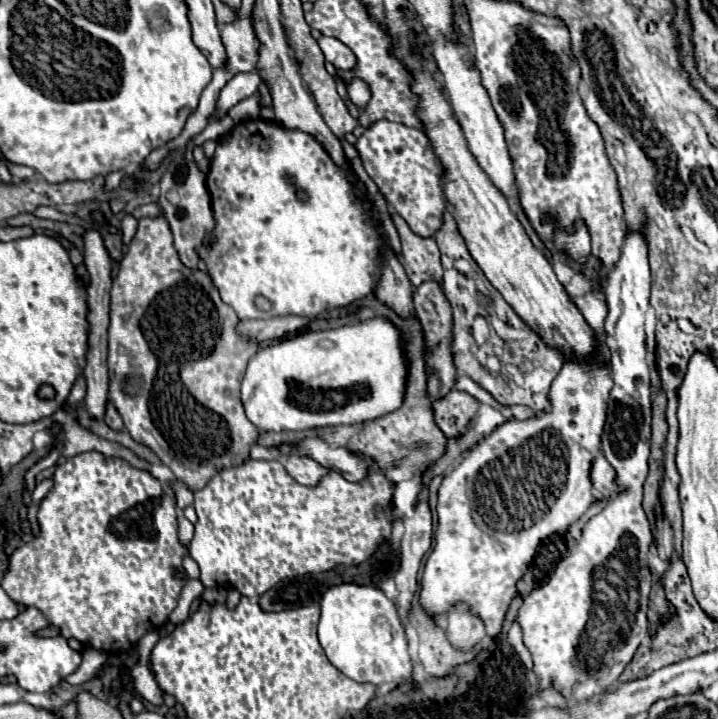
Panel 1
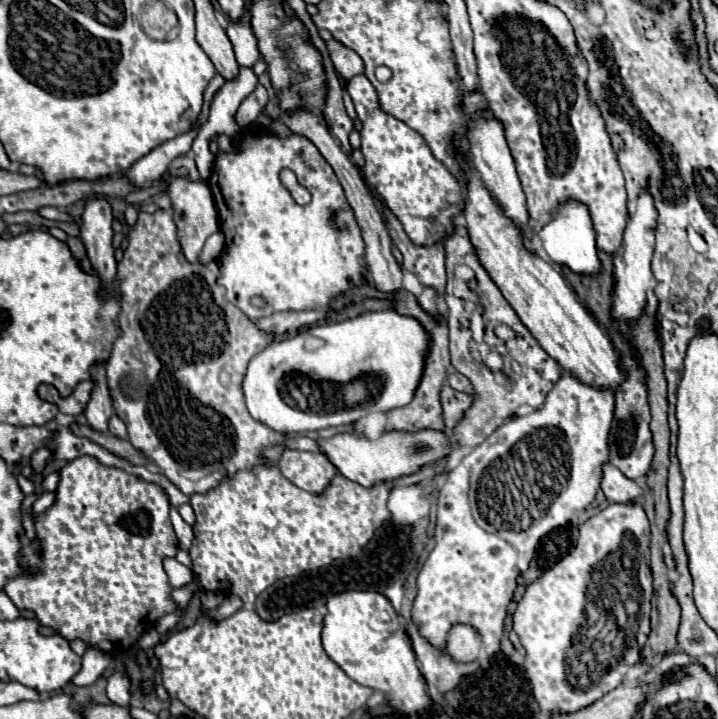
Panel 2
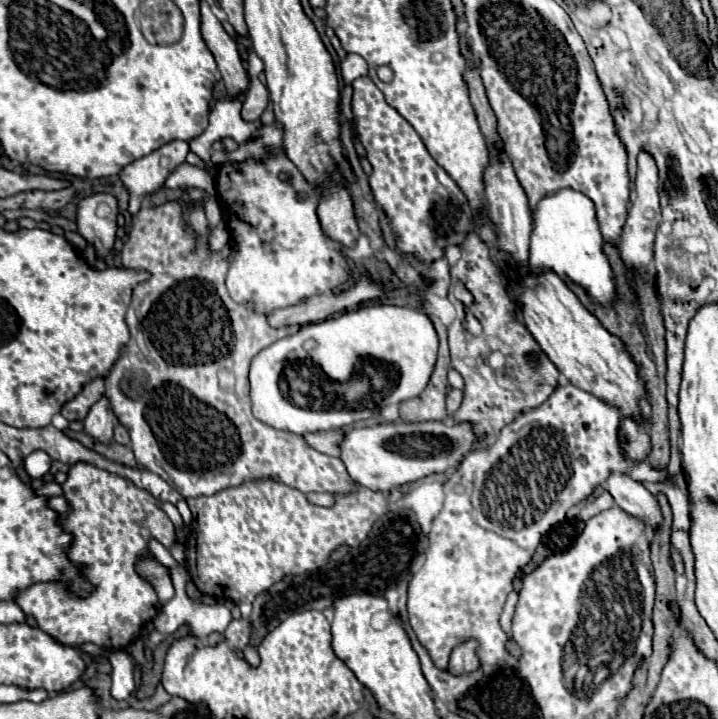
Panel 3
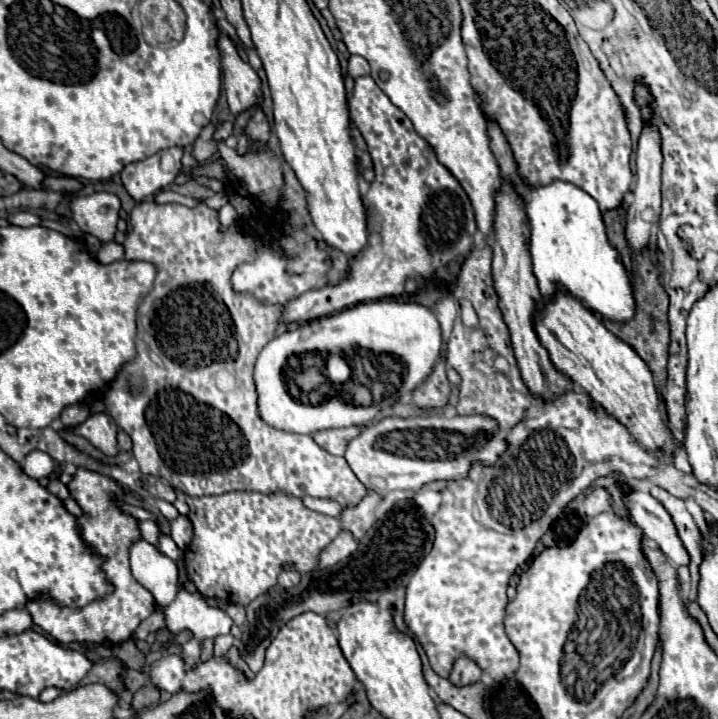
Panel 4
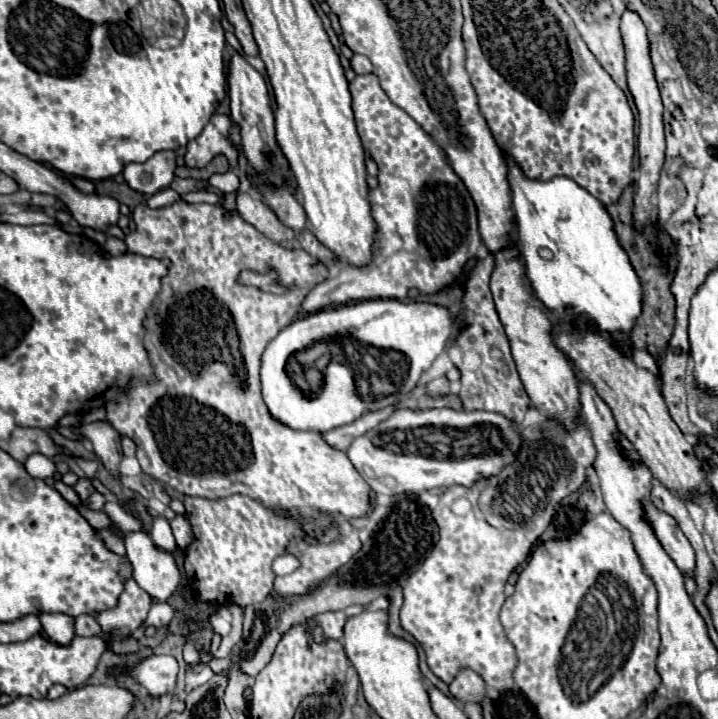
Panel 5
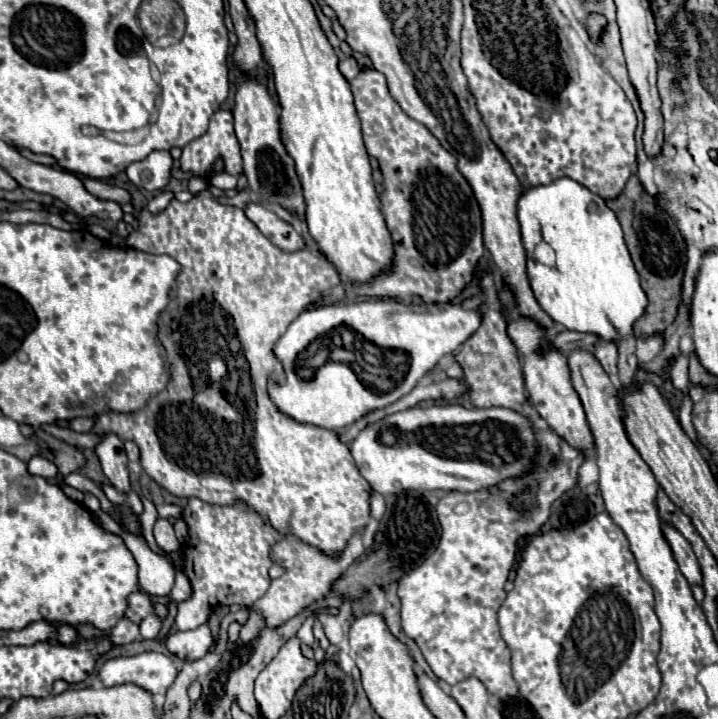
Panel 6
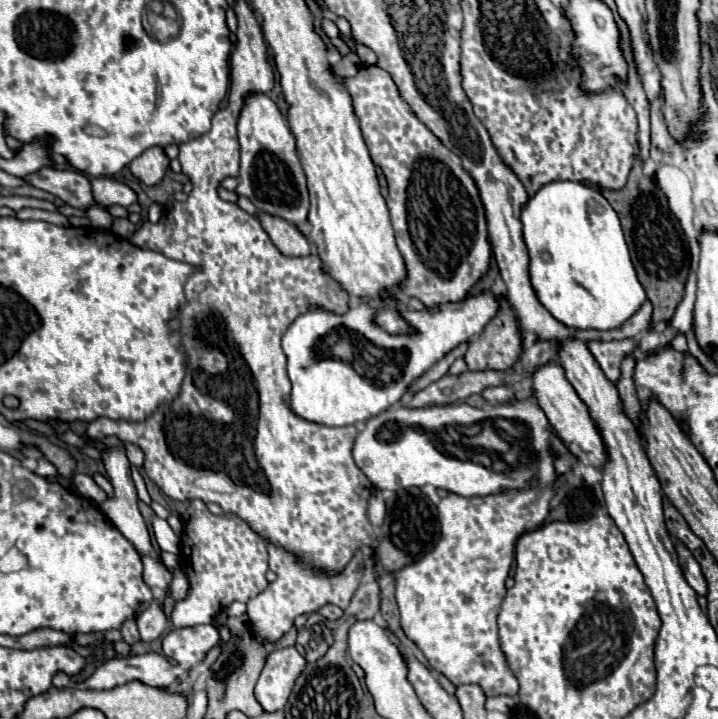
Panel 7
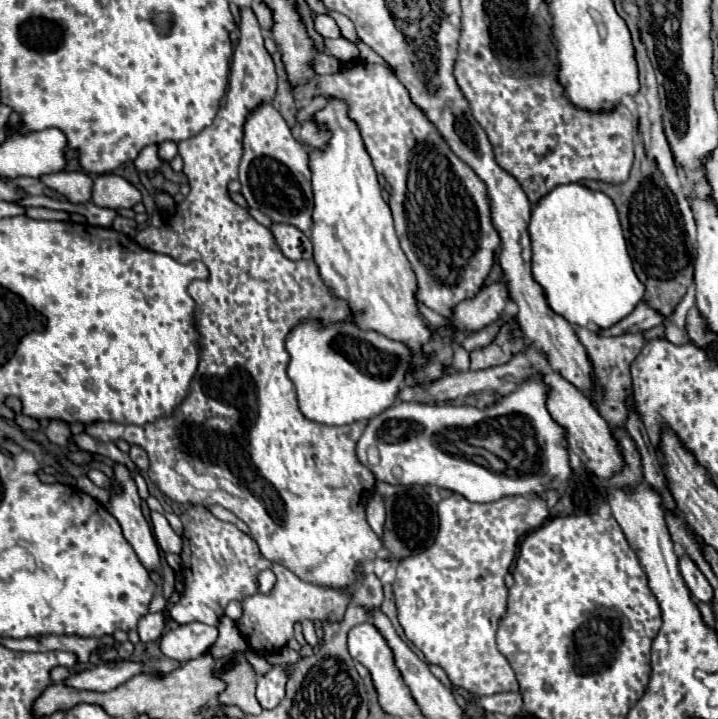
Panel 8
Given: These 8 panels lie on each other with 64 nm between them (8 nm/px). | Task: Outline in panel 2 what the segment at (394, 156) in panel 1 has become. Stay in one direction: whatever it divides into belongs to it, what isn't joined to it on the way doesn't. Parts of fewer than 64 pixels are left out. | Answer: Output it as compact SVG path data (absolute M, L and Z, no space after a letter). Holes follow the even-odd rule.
M364 74L350 78L346 90L362 120L360 150L366 158L366 178L382 194L386 206L398 216L414 244L428 246L440 242L452 230L452 216L464 208L460 184L450 170L434 158L430 146L416 130L380 110L376 90Z

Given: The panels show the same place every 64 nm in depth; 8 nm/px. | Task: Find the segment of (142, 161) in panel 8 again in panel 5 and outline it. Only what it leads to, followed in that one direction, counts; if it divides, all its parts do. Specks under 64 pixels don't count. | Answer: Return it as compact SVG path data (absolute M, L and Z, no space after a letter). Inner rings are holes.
M162 150L142 164L128 164L122 174L132 190L152 196L158 190L170 186L170 182L174 180L174 172L176 172L176 152Z

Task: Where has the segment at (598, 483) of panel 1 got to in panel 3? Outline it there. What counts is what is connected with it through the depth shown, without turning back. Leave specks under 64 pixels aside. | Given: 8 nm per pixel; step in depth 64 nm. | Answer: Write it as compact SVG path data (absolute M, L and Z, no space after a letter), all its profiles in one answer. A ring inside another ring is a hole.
M612 472L610 478L606 480L606 490L612 494L616 504L624 512L644 520L648 528L654 530L662 522L662 514L656 498L640 482L632 480L628 474Z

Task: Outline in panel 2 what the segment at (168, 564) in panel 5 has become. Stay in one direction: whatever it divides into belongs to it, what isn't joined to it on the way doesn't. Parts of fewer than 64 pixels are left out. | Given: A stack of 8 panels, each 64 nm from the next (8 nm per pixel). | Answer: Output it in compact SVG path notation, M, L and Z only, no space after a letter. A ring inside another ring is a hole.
M192 581L191 583L180 589L174 589L172 591L172 598L179 605L182 611L186 611L191 597L198 590L198 586L194 581Z

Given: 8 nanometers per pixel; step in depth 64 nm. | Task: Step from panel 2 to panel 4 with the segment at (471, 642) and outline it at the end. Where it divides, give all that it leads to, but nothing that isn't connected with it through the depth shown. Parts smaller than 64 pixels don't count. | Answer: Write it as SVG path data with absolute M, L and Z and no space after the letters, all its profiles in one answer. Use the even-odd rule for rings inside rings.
M458 656L454 660L454 666L452 666L452 672L450 672L450 680L452 684L456 686L464 686L464 684L472 684L476 680L480 680L482 672L478 668L478 664L468 658L468 656Z

